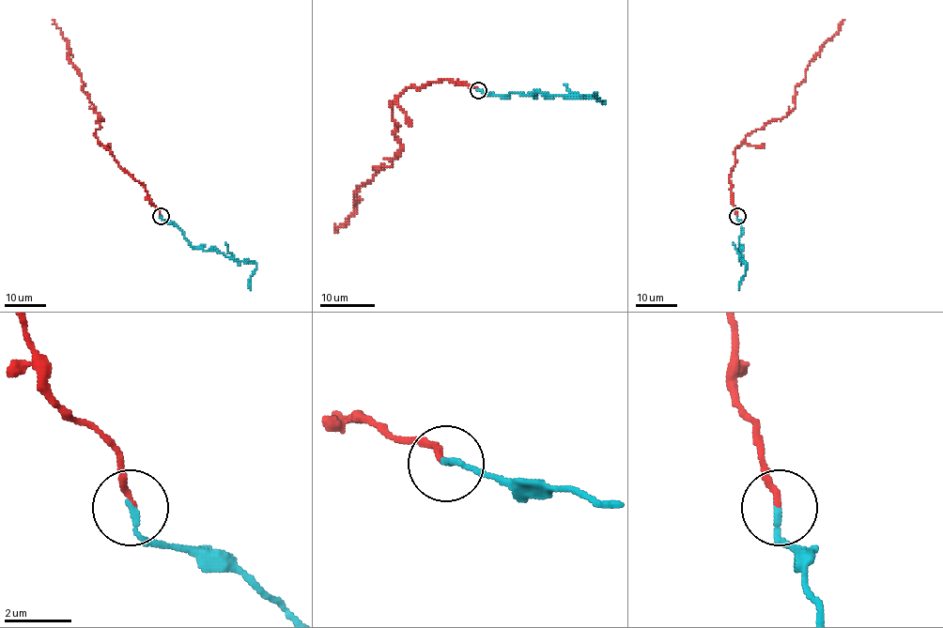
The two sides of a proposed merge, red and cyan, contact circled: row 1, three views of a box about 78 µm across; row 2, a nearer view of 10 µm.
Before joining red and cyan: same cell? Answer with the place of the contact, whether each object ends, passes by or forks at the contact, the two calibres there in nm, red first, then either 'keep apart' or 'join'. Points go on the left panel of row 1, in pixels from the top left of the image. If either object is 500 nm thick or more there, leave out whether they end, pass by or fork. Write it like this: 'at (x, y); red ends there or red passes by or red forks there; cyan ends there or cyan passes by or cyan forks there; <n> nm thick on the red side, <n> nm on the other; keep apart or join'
at (161, 216); red ends there; cyan ends there; 150 nm thick on the red side, 190 nm on the other; keep apart

